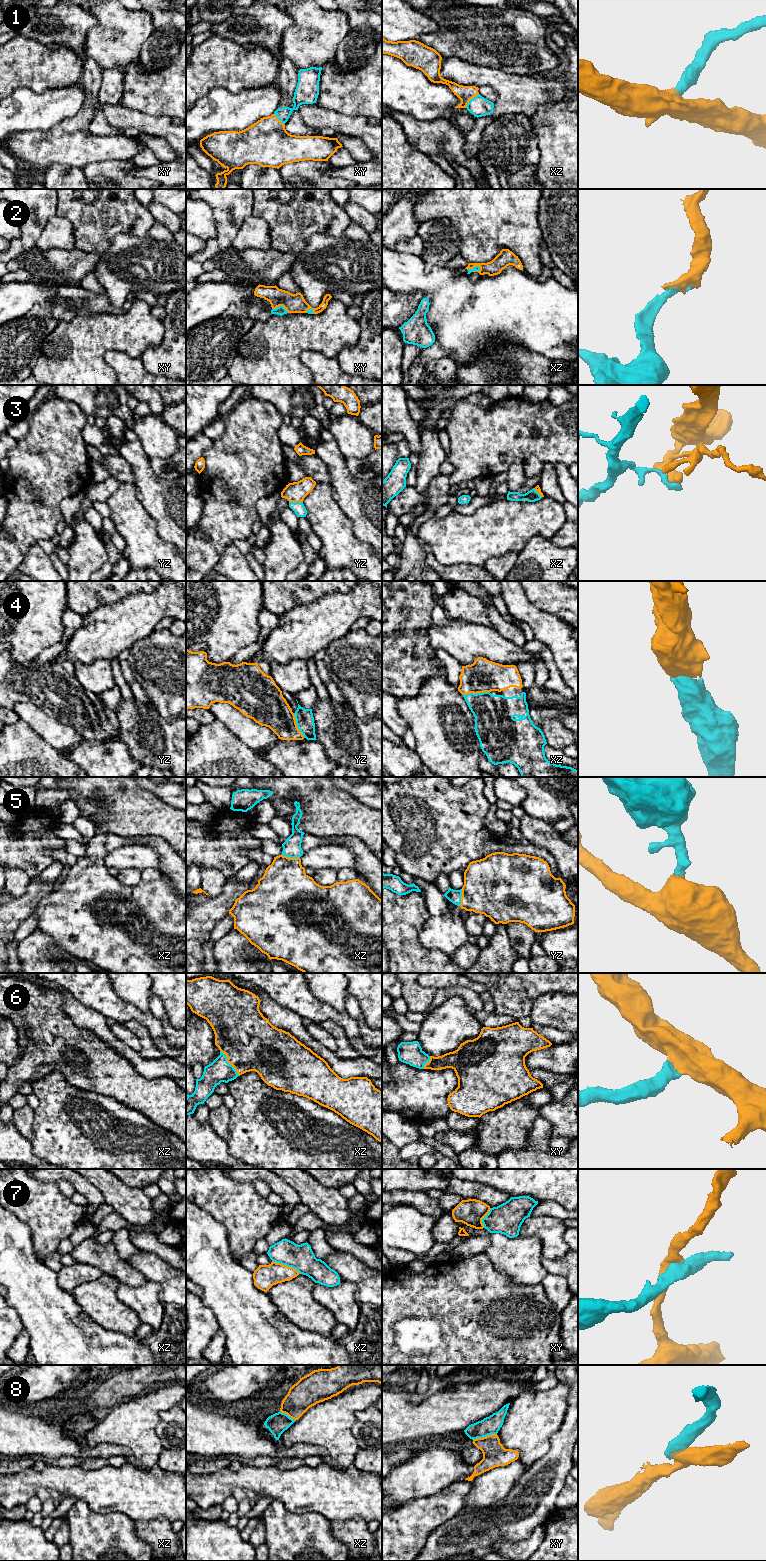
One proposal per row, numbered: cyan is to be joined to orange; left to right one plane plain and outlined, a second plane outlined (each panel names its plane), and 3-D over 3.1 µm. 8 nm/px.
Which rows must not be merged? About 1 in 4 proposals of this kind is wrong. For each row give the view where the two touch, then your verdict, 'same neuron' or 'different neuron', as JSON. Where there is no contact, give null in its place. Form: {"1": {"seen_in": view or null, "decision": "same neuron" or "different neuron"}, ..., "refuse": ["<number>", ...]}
{"1": {"seen_in": "xz", "decision": "same neuron"}, "2": {"seen_in": "xy", "decision": "same neuron"}, "3": {"seen_in": "yz", "decision": "different neuron"}, "4": {"seen_in": "xz", "decision": "same neuron"}, "5": {"seen_in": "xz", "decision": "same neuron"}, "6": {"seen_in": "xz", "decision": "same neuron"}, "7": {"seen_in": "xz", "decision": "different neuron"}, "8": {"seen_in": "xy", "decision": "different neuron"}, "refuse": ["3", "7", "8"]}

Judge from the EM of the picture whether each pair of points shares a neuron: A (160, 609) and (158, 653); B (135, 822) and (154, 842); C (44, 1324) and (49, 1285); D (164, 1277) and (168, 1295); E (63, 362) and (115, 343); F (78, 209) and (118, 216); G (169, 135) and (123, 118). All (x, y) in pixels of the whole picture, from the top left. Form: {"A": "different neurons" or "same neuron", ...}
{"A": "different neurons", "B": "different neurons", "C": "same neuron", "D": "same neuron", "E": "same neuron", "F": "same neuron", "G": "same neuron"}

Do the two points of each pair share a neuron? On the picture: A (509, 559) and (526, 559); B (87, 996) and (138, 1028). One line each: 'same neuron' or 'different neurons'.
A: different neurons
B: different neurons

